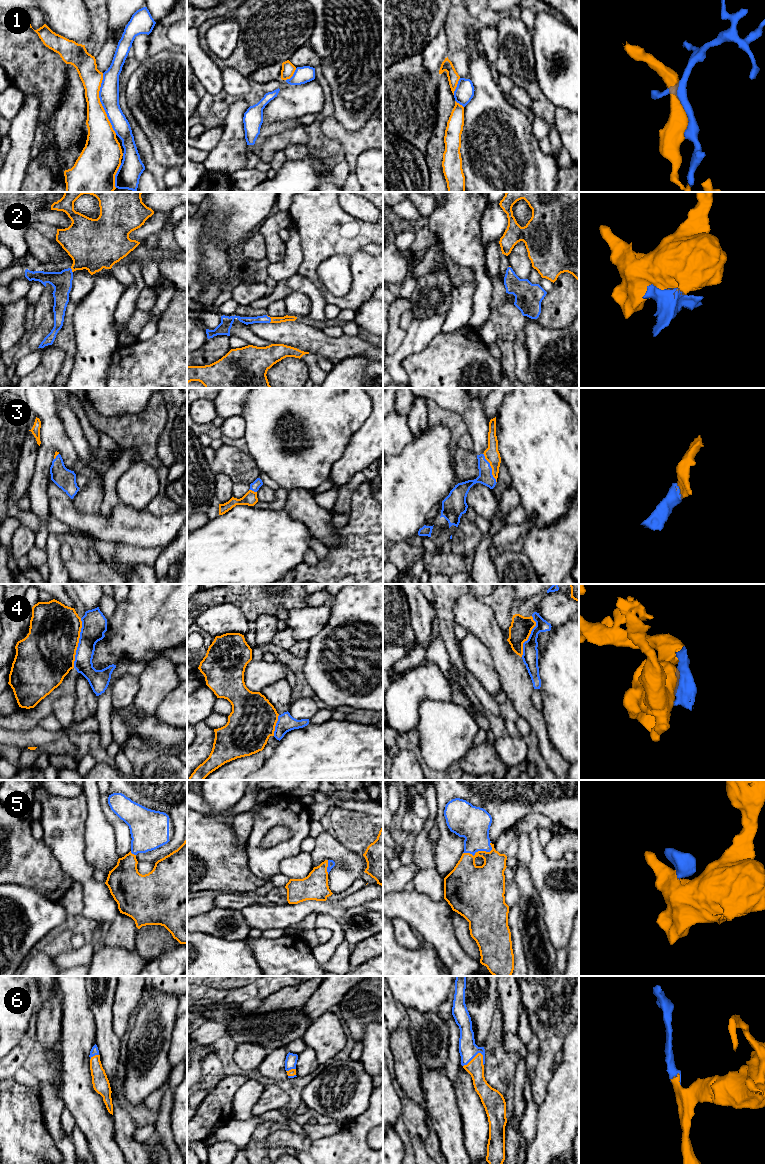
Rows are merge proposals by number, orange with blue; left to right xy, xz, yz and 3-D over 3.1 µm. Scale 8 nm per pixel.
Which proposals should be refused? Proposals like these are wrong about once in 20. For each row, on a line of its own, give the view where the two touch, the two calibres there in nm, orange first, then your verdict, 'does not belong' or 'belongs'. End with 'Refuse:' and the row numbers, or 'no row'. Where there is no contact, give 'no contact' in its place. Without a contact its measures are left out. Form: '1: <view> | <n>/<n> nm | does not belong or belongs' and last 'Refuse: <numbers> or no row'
1: xy | 220/160 nm | belongs
2: xz | 50/60 nm | belongs
3: yz | 120/120 nm | belongs
4: xy | 420/200 nm | belongs
5: yz | 280/280 nm | belongs
6: yz | 140/150 nm | belongs
Refuse: no row

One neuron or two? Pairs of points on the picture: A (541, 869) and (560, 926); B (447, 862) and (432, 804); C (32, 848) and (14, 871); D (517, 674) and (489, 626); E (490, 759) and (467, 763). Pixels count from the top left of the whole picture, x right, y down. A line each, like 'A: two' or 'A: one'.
A: one
B: two
C: one
D: one
E: one

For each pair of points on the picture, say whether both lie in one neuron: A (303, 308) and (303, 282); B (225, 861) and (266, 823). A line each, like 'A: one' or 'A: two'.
A: two
B: two

